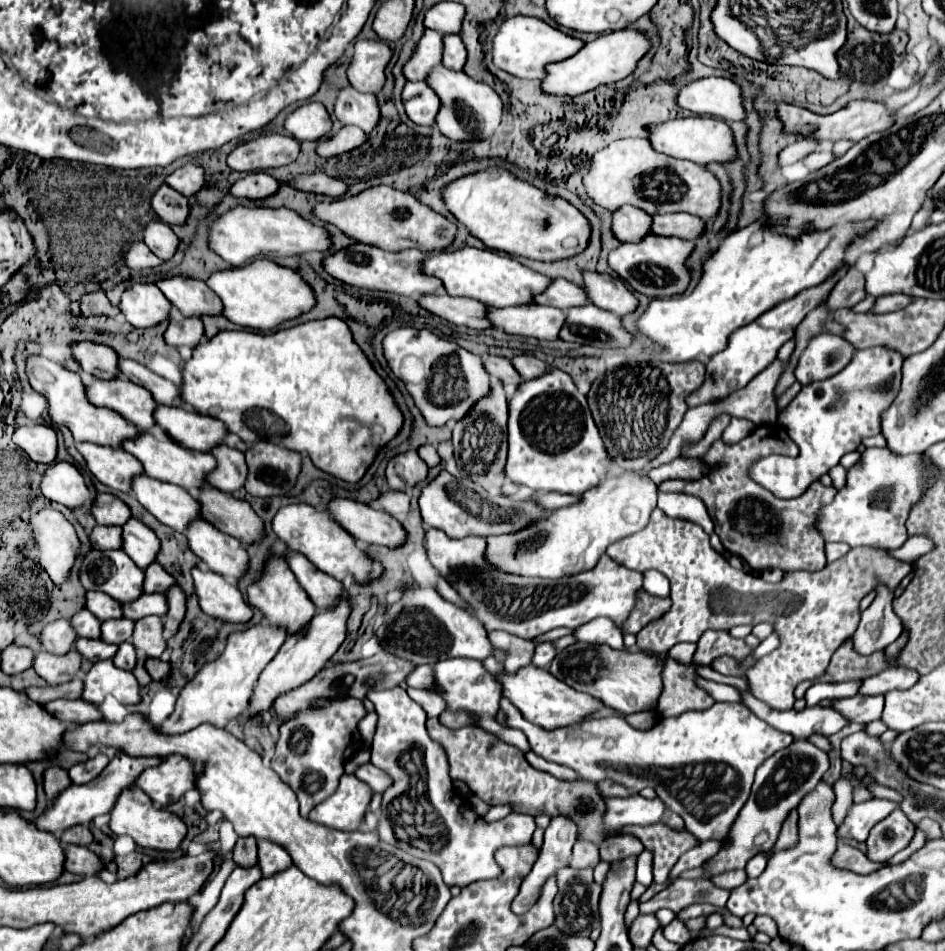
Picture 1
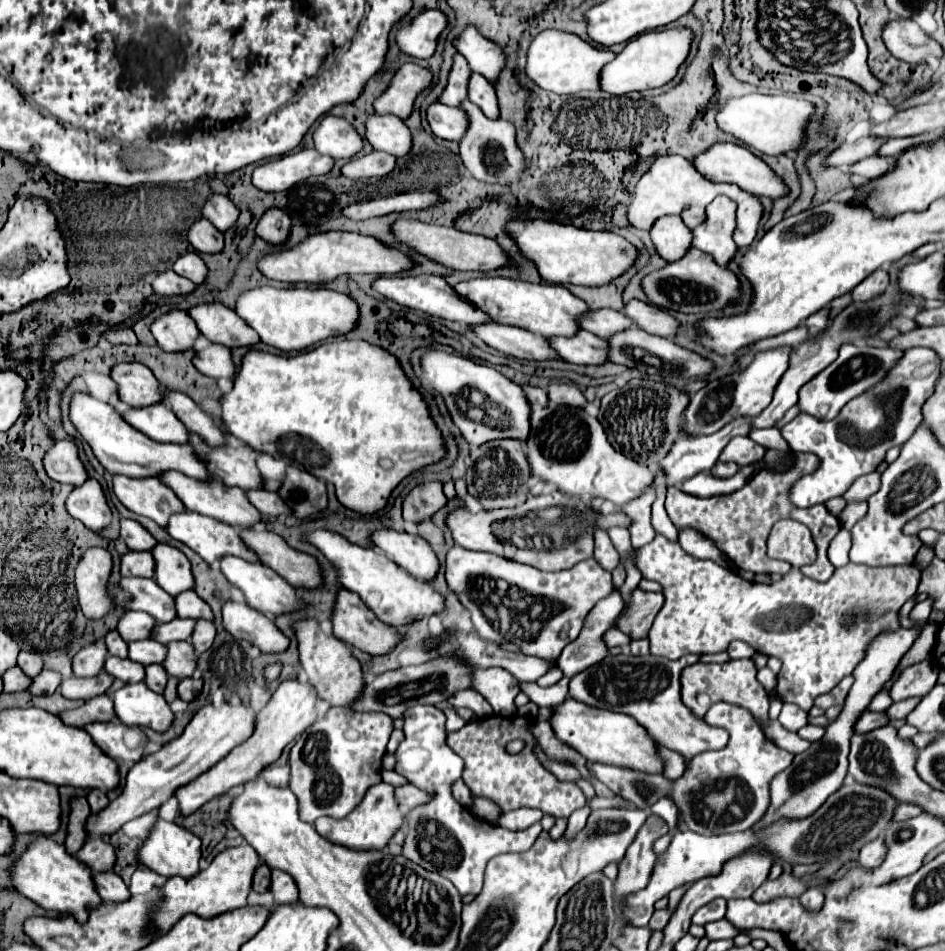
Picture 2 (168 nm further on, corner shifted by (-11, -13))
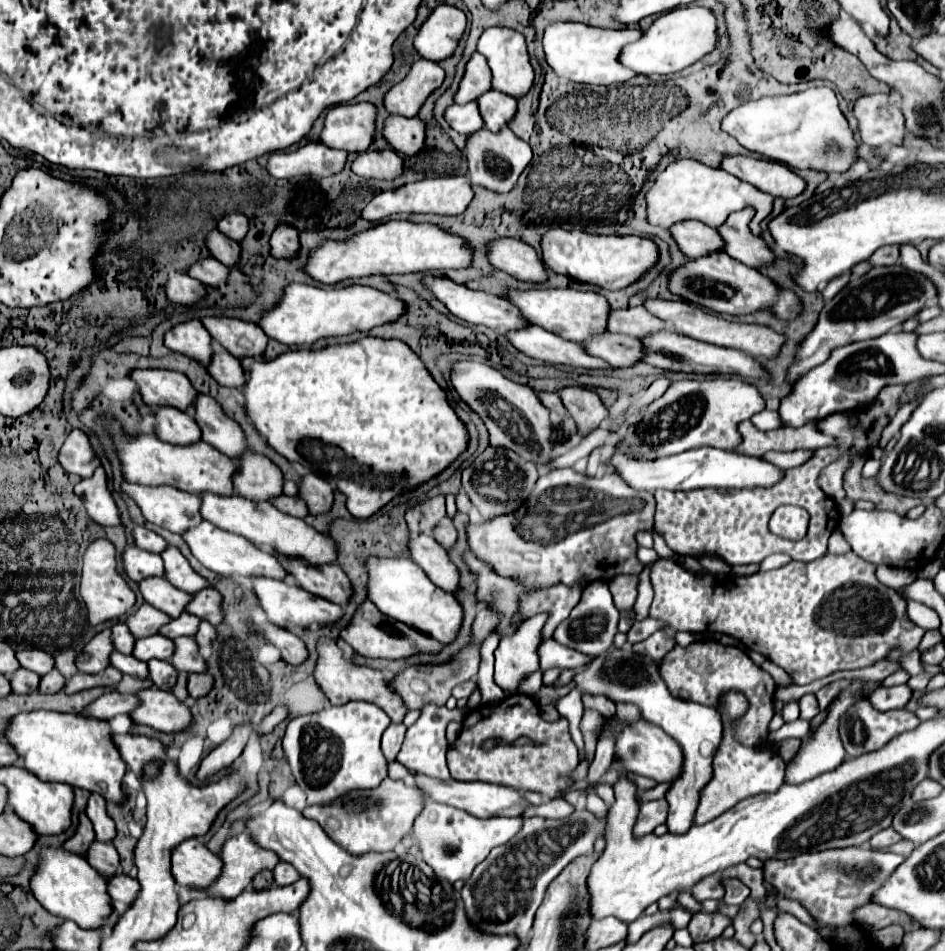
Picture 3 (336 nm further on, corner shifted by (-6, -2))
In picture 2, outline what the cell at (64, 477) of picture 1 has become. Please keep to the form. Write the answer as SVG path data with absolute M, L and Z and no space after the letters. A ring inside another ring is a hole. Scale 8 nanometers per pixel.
M89 478L85 484L75 486L65 500L65 508L73 518L81 520L93 532L99 532L111 522L111 510L95 478Z

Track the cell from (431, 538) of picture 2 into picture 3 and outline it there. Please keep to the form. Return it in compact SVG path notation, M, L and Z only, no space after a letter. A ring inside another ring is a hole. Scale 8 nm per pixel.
M452 523L440 525L440 527L436 529L436 541L438 541L442 547L446 547L446 549L450 549L450 547L456 543L456 537L458 537L458 533L456 533L456 529L454 529Z

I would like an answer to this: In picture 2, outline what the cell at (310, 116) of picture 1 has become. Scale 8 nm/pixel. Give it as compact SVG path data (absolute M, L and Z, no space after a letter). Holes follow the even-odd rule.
M327 114L313 132L313 144L319 154L331 156L333 160L347 160L363 148L363 138L345 118Z

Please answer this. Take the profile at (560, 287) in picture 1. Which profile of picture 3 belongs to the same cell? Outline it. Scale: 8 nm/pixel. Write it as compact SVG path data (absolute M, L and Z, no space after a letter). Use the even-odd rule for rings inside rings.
M644 307L614 309L610 313L610 331L612 333L622 333L622 335L632 335L636 339L642 339L646 335L652 335L652 333L658 333L664 329L668 329L668 325Z

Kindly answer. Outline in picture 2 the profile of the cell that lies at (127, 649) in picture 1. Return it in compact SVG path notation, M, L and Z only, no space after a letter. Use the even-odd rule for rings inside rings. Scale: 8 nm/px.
M149 664L145 668L145 686L149 690L161 694L165 688L165 682L167 682L167 672L163 670L161 664Z

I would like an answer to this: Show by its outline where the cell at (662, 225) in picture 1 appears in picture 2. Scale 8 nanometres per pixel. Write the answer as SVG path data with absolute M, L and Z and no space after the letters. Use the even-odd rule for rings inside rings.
M717 196L707 206L707 218L693 234L693 248L711 254L719 266L727 266L737 246L731 238L735 228L735 204L727 196Z

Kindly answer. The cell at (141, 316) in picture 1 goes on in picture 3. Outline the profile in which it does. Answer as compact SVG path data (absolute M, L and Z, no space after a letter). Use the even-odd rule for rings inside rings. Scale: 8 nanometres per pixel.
M192 319L188 323L176 325L174 329L170 329L164 337L164 345L172 351L178 351L198 363L202 363L204 367L210 365L212 361L212 337L210 333L206 333L204 325L198 319Z

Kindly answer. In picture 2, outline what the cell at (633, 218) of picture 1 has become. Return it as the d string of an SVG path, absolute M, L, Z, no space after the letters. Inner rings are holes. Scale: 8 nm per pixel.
M663 216L655 220L653 228L649 230L649 236L659 256L667 262L679 260L685 250L691 248L691 230L683 226L681 218L675 216Z

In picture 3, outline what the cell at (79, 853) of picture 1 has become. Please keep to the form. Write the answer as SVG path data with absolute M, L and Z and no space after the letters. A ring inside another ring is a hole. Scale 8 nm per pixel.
M114 875L108 881L108 893L112 899L122 901L124 905L132 905L140 893L140 883L128 875Z

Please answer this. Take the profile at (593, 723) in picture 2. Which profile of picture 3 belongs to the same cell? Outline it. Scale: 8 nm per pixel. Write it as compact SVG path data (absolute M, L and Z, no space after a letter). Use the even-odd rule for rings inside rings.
M640 719L634 725L624 727L624 731L616 739L616 755L628 771L632 771L636 775L650 777L656 783L672 783L682 773L682 749L680 749L680 745L670 735L666 735L660 727L656 727L644 719Z

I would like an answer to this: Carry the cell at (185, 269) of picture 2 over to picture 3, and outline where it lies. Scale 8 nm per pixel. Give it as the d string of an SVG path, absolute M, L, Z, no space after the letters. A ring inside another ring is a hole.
M212 257L198 261L198 263L192 265L190 271L188 271L190 277L194 277L194 279L198 279L200 283L204 283L204 285L208 285L208 287L214 287L214 289L226 285L228 273L230 273L230 269L228 269L226 265L222 265L220 261L212 259Z

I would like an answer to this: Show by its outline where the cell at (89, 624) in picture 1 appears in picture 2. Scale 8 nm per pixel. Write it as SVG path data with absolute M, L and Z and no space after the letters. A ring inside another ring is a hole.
M111 630L105 634L105 644L107 644L109 654L119 656L119 658L127 658L127 644L123 642L123 638L119 638L117 630Z

